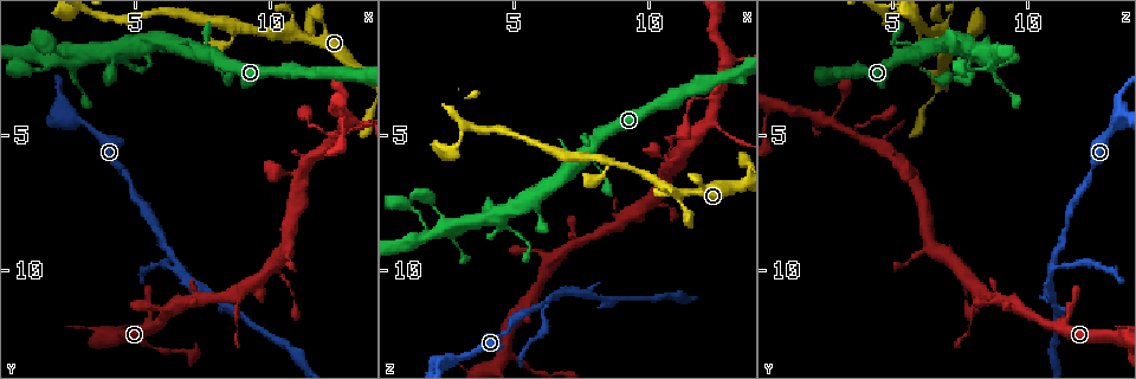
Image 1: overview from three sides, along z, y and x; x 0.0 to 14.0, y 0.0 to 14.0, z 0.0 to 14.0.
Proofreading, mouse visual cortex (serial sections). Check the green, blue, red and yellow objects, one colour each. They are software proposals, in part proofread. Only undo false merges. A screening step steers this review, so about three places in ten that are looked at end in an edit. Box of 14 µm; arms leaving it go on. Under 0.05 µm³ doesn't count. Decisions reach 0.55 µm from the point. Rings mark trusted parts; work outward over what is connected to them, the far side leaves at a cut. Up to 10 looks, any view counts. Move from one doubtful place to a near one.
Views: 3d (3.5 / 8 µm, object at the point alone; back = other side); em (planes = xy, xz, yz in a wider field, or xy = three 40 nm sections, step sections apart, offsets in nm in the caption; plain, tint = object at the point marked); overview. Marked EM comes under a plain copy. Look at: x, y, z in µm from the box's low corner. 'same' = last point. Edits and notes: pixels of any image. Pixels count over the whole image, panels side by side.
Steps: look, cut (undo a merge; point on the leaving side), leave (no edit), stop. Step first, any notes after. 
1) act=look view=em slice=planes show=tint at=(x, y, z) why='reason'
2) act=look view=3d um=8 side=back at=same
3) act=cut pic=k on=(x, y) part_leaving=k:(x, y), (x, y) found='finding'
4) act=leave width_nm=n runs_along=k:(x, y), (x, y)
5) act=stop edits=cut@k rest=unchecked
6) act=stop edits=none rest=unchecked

act=look view=3d um=3.5 at=(11.1, 1.5, 7.1) why='abrupt turn'

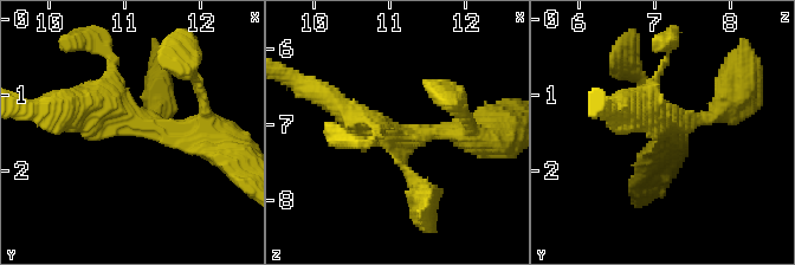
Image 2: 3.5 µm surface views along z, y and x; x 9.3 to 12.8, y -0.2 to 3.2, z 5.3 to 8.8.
act=look view=em slice=xy step=5 show=tint at=(11.20, 1.40, 7.15)

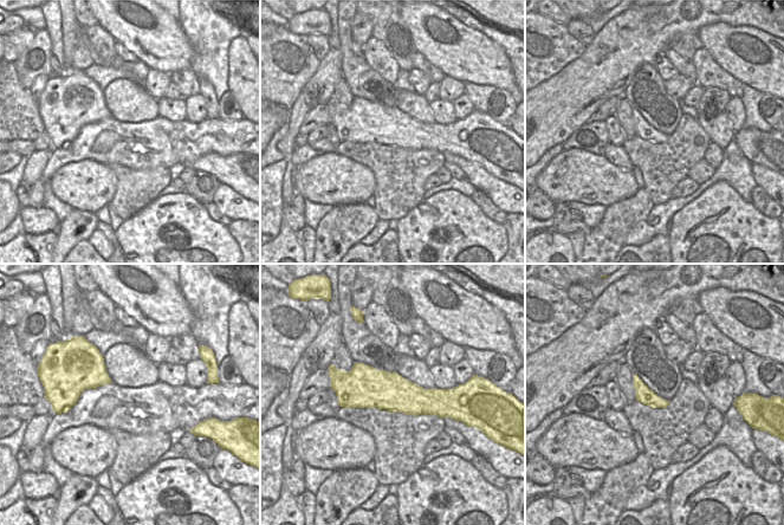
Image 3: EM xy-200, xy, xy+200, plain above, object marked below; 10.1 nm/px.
act=leave arms=4 runs_along=2:(485, 141), (383, 135), (336, 104) found='one cell here'

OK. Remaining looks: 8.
act=look view=3d um=3.5 at=(8.6, 0.9, 6.1) why='three-way junction'

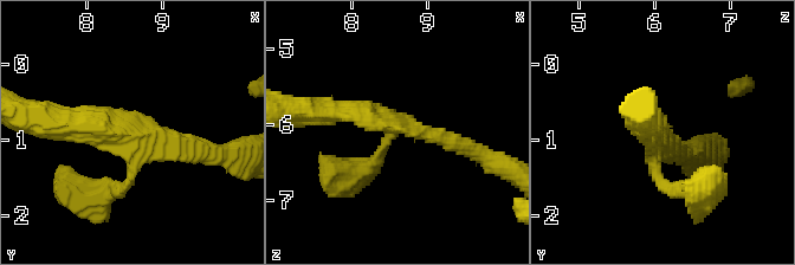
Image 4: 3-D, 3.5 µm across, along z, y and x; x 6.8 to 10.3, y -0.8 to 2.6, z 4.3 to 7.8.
act=look view=em slice=planes show=tint at=(8.65, 0.95, 6.00) arms=3 arm_widths_nm=150,250,300

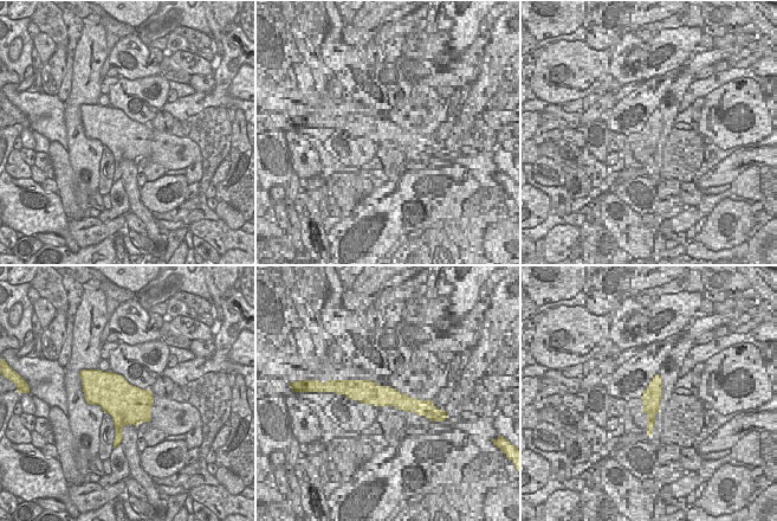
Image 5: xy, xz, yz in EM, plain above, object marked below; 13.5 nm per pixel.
act=leave runs_along=4:(467, 147), (366, 114), (322, 111) found='continuous, no second cell'

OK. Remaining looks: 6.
act=look view=3d um=8 at=(6.6, 9.8, 10.9) why='three arms meet'

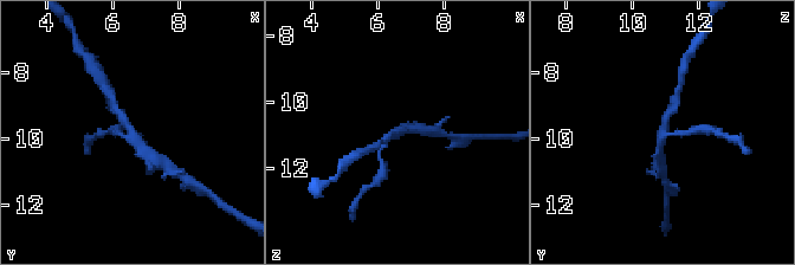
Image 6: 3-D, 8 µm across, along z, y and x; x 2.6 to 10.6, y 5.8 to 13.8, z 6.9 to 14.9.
act=look view=em slice=xy step=1 show=tint at=(6.6, 9.8, 10.9) why='need the tissue'

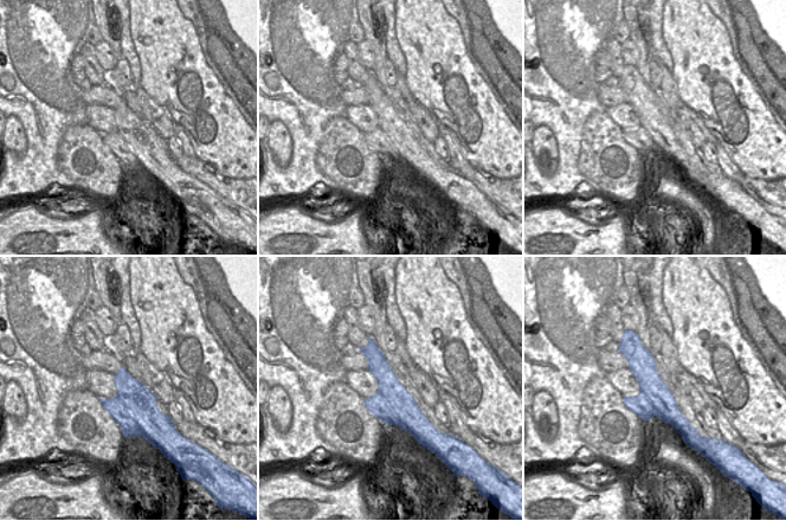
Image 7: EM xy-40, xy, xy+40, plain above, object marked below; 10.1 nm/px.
act=cut pic=6 on=(693, 130) width_nm=400 border=7:(116, 397), (131, 415), (141, 435) found='a second cell is stuck on'

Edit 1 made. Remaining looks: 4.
act=look view=overview

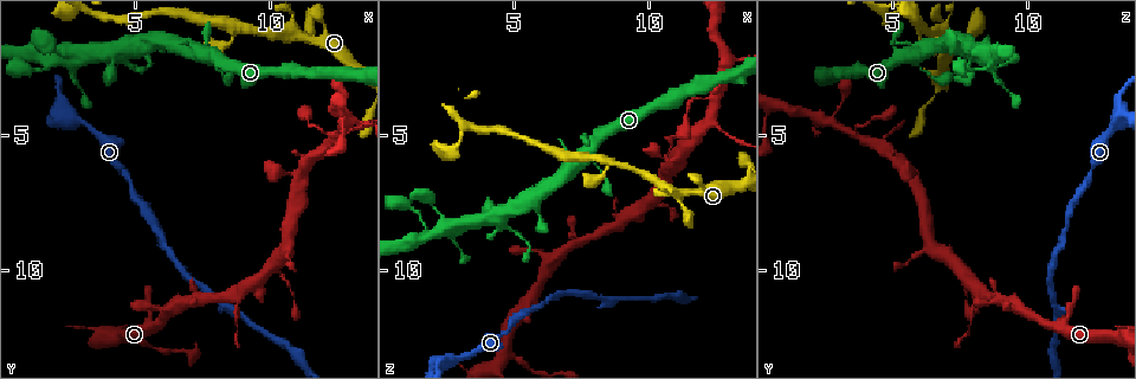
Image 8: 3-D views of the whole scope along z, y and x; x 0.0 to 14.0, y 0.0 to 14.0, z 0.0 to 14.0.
act=look view=3d um=3.5 at=(12.5, 5.0, 3.8) why='a narrow waist'

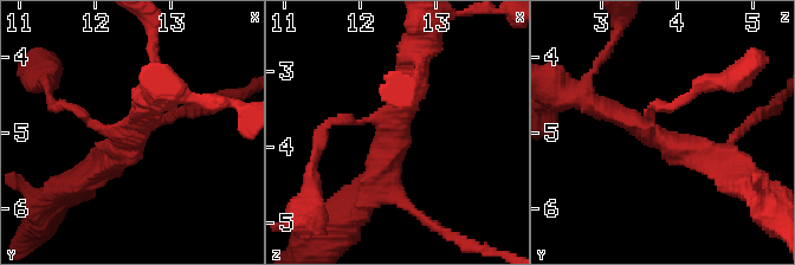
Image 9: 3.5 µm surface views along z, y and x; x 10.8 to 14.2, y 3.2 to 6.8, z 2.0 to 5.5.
act=look view=em slice=xy step=3 show=tint at=(12.45, 5.10, 3.80) arms=3 arm_widths_nm=100,300,400 why='shape alone is not enough'

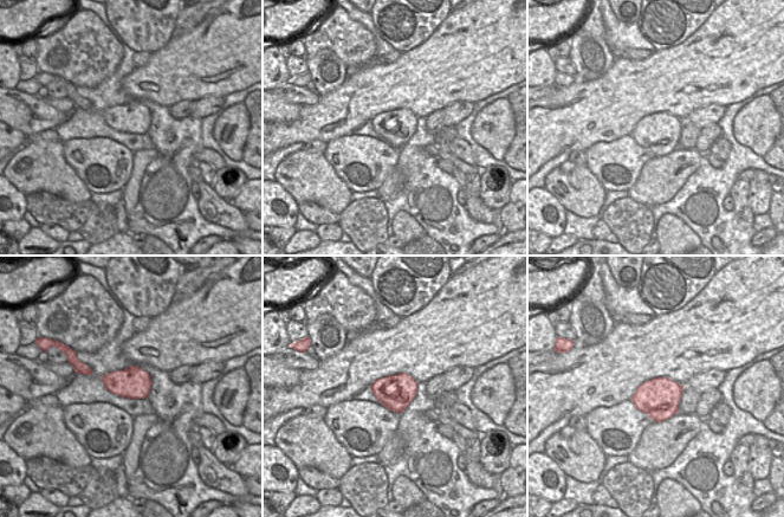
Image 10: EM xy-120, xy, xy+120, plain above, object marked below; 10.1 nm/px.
act=leave runs_along=9:(728, 162), (676, 148), (600, 108) found='continuous, no second cell'

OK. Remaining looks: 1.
act=stop edits=cut@6 rest=unchecked

